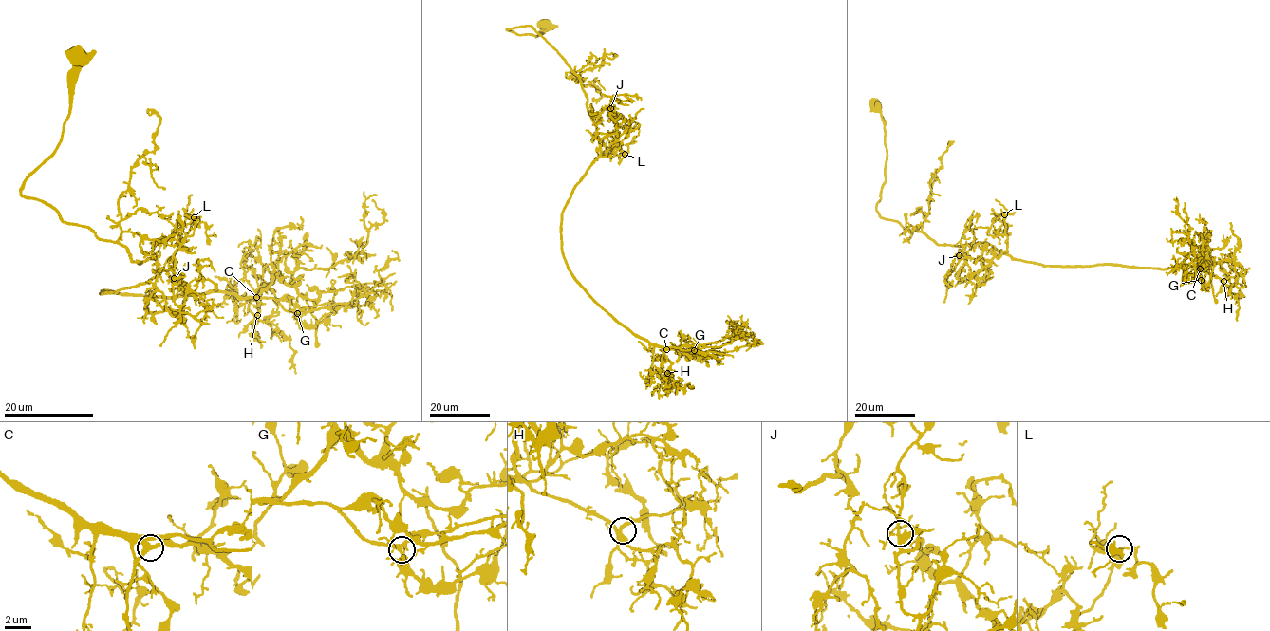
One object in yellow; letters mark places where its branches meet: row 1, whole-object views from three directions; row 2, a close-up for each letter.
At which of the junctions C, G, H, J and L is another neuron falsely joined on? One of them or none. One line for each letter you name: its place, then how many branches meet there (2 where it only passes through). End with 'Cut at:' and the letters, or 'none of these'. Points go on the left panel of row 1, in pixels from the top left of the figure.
Cut at: none of these

